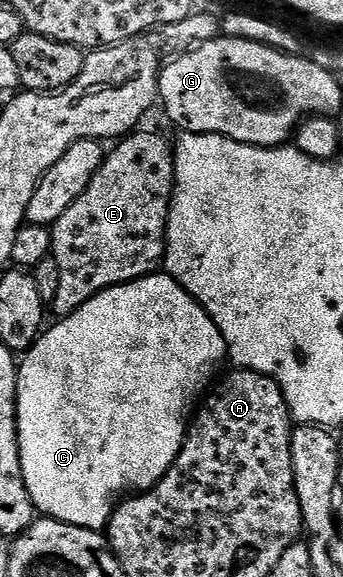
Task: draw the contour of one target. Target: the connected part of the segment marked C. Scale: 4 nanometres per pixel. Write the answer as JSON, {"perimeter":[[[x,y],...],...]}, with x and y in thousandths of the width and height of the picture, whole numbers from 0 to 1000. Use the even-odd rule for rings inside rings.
{"perimeter":[[[452,470],[423,480],[399,480],[397,485],[359,494],[329,494],[324,501],[309,501],[300,508],[286,508],[268,518],[257,518],[257,525],[245,525],[219,542],[178,551],[166,558],[172,563],[157,563],[149,570],[143,565],[111,589],[73,607],[67,619],[76,620],[67,626],[61,620],[52,633],[52,692],[47,697],[52,705],[47,724],[52,733],[52,797],[47,804],[58,815],[58,834],[70,842],[73,860],[114,891],[201,910],[230,910],[248,917],[306,919],[321,906],[321,894],[332,891],[338,870],[370,858],[423,854],[429,847],[449,846],[478,821],[496,815],[513,789],[531,780],[548,742],[542,700],[566,693],[574,697],[580,693],[577,679],[589,672],[598,676],[627,659],[624,638],[644,629],[647,619],[653,626],[662,608],[630,560],[589,537],[589,530],[542,506],[528,485],[510,484],[504,478],[496,480],[481,480],[469,470]]]}

